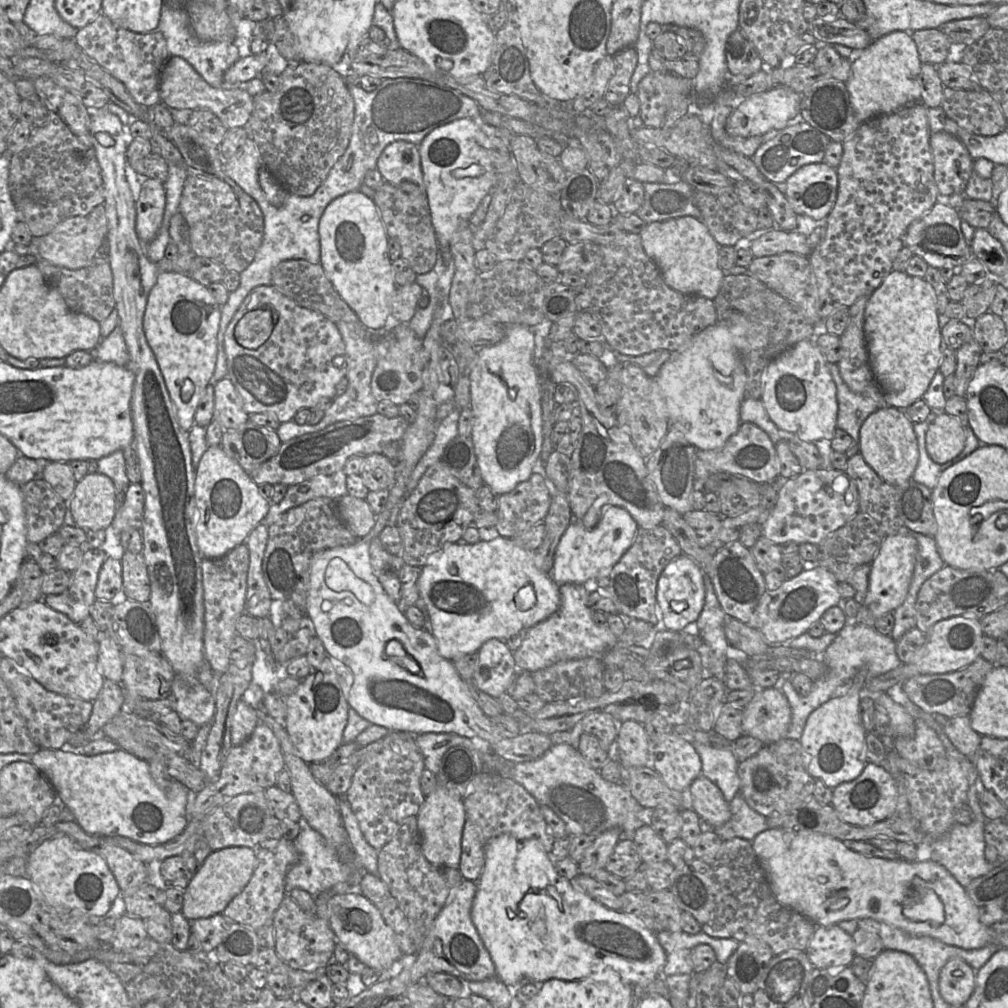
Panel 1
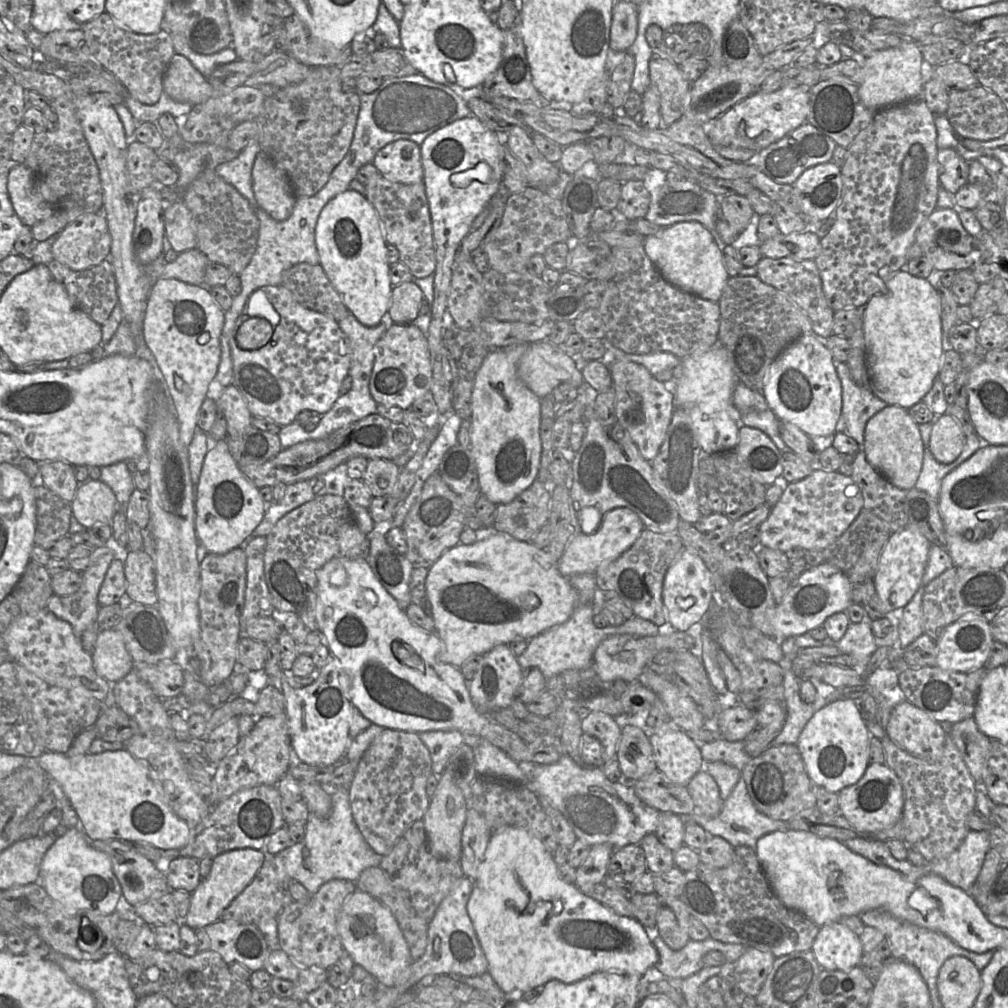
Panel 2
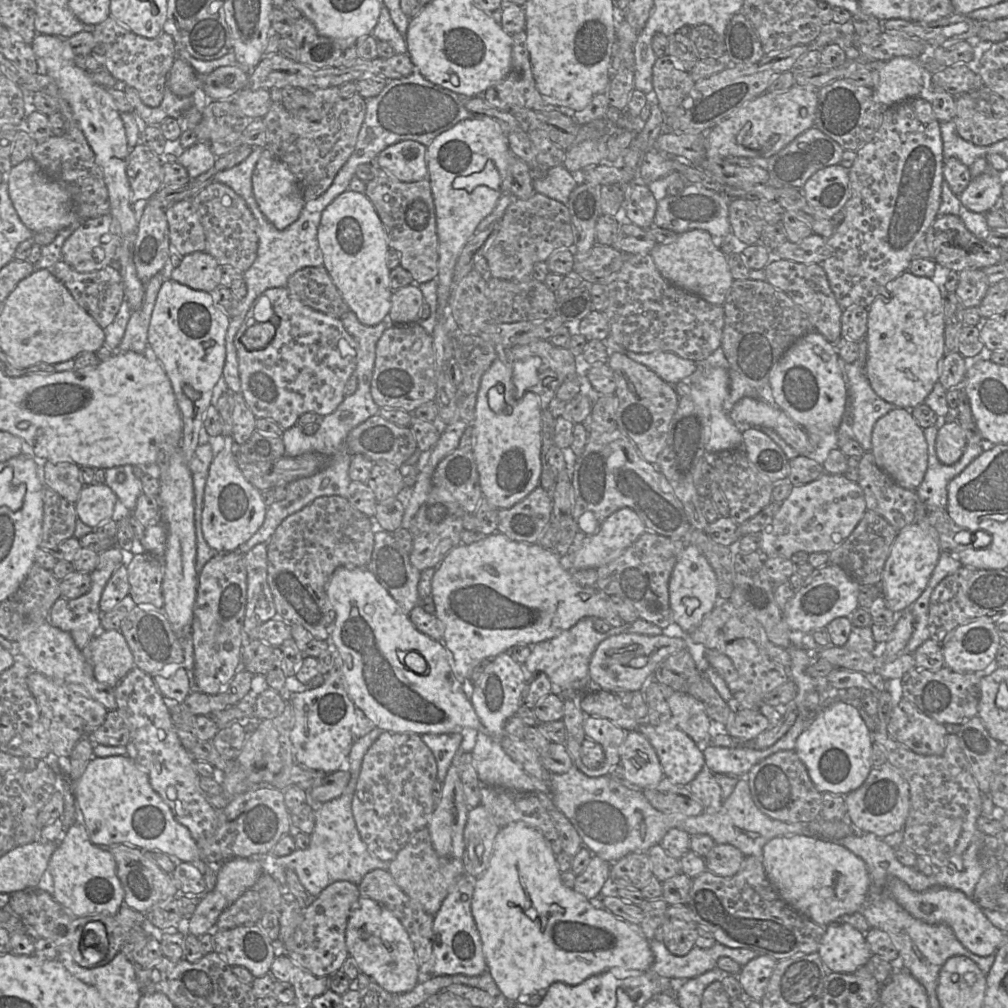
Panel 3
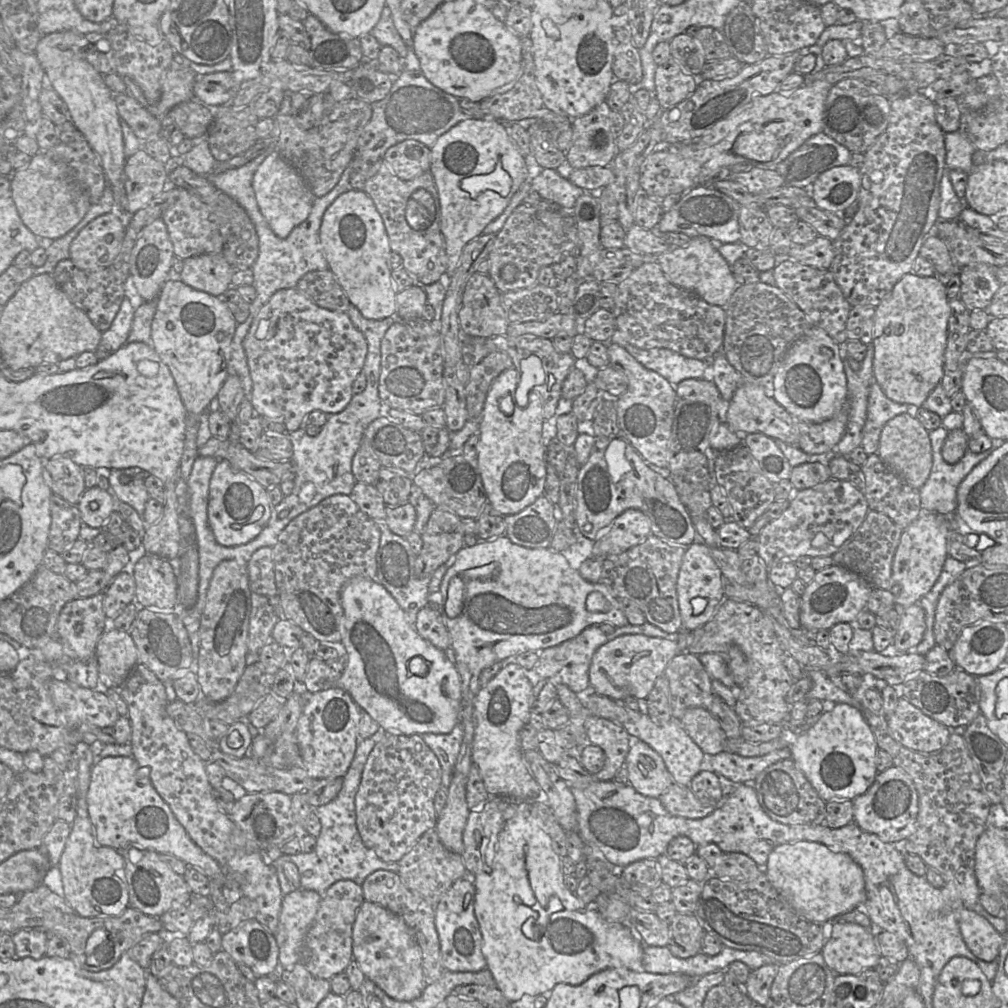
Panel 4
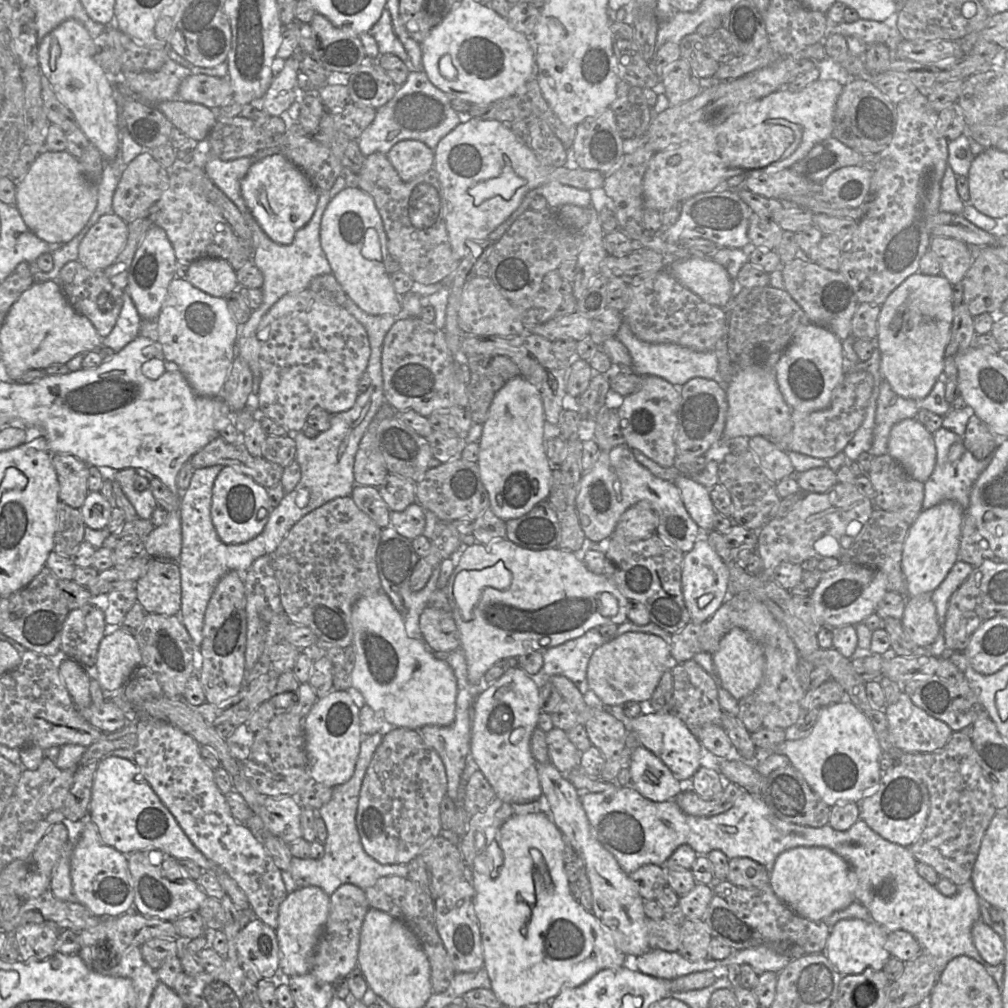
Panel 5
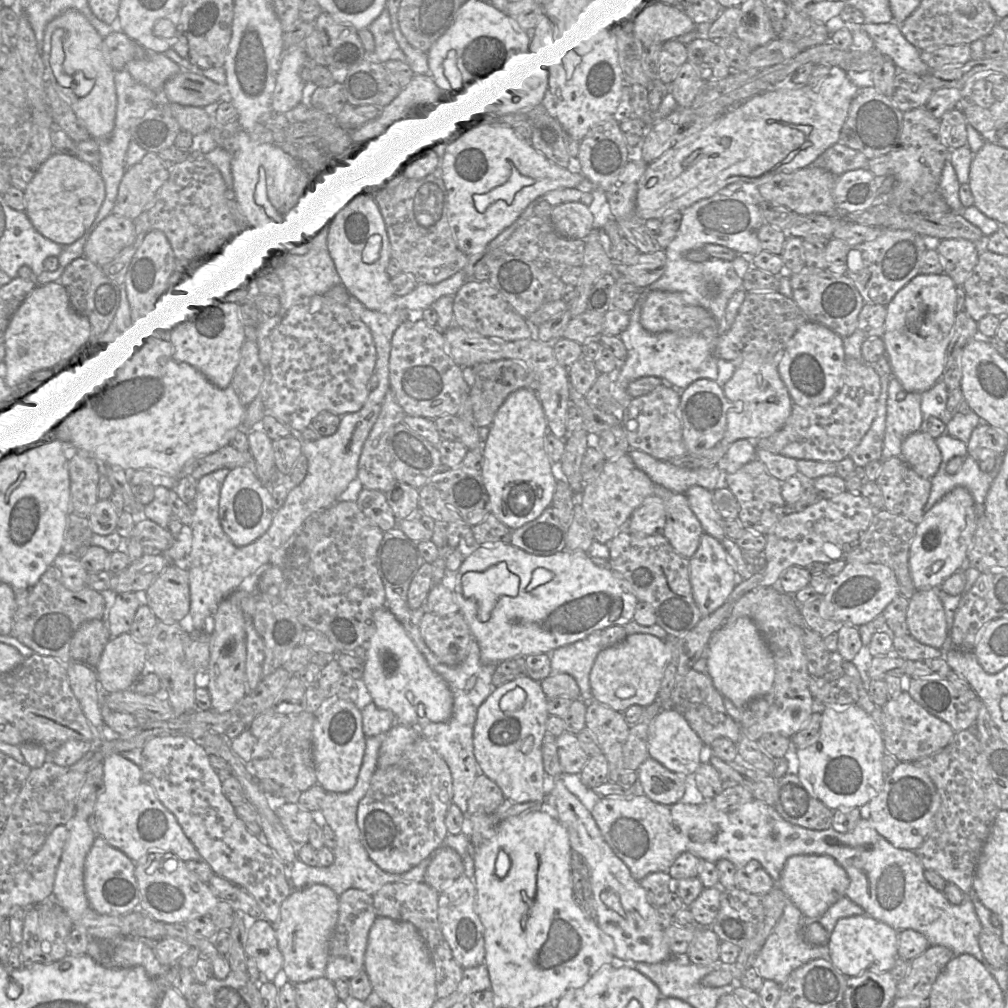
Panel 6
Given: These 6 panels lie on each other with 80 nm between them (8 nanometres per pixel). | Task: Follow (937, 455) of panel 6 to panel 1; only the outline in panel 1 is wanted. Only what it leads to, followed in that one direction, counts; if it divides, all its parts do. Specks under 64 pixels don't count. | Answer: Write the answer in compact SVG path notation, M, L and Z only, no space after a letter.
M888 406L871 413L860 428L860 453L866 463L894 487L912 479L919 461L918 441L913 425L904 410Z

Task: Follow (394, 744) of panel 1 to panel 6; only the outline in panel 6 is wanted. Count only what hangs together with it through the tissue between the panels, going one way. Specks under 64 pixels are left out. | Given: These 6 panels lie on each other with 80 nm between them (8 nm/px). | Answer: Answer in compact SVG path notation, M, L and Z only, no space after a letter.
M419 737L396 764L375 770L368 791L358 804L357 824L371 860L386 872L404 873L431 856L448 834L445 817L452 802L452 776L447 763L425 738Z

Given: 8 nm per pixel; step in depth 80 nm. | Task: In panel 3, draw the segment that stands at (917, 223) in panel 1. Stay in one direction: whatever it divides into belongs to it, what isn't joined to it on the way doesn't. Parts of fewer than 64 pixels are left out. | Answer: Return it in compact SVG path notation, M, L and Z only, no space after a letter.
M938 215L926 232L925 240L931 252L931 259L937 264L955 272L965 269L982 269L1001 262L1001 248L991 246L970 233L957 215Z

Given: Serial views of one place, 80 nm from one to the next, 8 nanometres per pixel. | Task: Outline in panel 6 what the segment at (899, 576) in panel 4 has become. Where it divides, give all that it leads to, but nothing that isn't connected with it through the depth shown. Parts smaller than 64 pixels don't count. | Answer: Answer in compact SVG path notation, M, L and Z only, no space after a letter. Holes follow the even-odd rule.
M956 487L944 495L932 508L923 514L909 550L910 575L916 590L939 588L952 574L965 567L967 550L976 530L974 500L964 487ZM942 561L942 568L932 574L933 563Z

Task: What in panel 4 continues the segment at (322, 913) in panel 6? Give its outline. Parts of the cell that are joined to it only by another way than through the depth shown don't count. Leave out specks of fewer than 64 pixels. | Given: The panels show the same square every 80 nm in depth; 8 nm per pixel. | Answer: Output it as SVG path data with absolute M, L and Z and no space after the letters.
M299 888L283 896L275 939L278 960L284 969L292 969L299 962L305 935L317 913L321 895Z

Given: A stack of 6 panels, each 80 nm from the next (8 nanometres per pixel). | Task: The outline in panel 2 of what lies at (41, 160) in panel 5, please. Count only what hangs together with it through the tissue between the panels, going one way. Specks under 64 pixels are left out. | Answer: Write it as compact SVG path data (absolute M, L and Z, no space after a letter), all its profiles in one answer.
M23 163L14 164L8 173L7 190L12 206L24 226L32 227L53 214L53 206L37 190L35 173Z

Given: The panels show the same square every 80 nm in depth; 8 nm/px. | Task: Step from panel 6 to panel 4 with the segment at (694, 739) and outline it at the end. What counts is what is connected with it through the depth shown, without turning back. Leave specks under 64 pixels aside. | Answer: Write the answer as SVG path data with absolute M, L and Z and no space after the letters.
M585 690L577 692L577 695L591 715L612 720L622 725L631 736L637 737L647 743L661 756L674 781L677 784L690 787L694 776L701 771L704 752L688 735L679 719L672 718L664 725L657 725L648 714L625 707L623 700L613 700L597 693L588 695Z

